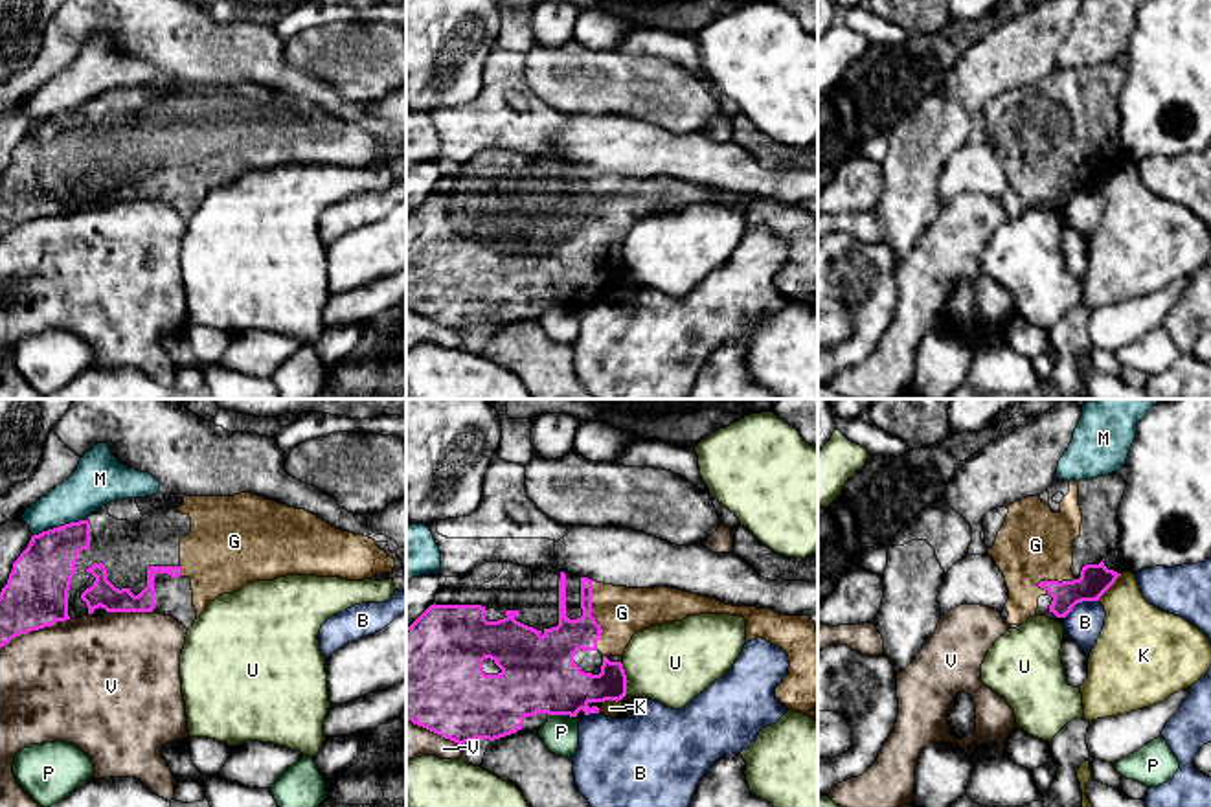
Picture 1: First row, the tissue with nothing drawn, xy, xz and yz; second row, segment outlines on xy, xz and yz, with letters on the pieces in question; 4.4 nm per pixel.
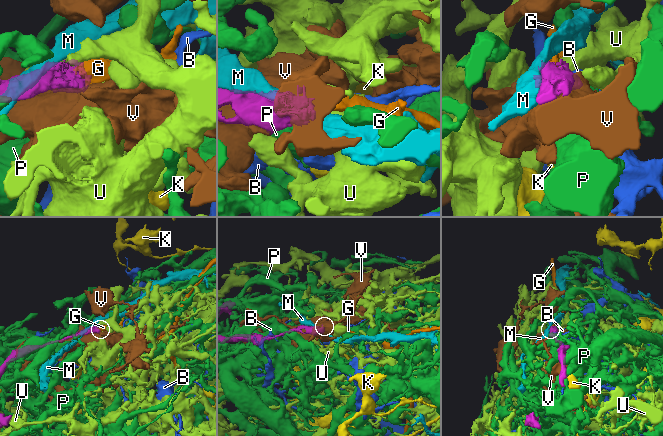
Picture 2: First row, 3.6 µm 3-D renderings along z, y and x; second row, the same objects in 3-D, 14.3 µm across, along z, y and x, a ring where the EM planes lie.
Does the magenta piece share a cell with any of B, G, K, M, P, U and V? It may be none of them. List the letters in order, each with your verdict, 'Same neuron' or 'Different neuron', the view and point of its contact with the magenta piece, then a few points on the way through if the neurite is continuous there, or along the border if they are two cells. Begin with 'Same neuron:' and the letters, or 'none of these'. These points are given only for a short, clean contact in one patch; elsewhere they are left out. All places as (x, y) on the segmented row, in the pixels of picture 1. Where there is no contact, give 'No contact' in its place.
Same neuron: G
B: Different neuron. Touches magenta at yz (1079, 602)
G: Same neuron. Touches magenta at yz (1055, 581). Path across: yz (1096, 579), (1090, 585), (1055, 581), (1035, 557), (1035, 545)
K: Different neuron. Touches magenta at yz (1110, 585). Boundary: yz (1121, 574), (1097, 600)
M: Different neuron. Touches magenta at xy (59, 526)
P: Different neuron. Touches magenta at xz (563, 714)
U: Different neuron. Touches magenta at xz (625, 679). Boundary: xz (620, 662), (627, 681), (627, 693)
V: Different neuron. Touches magenta at xy (33, 629)

